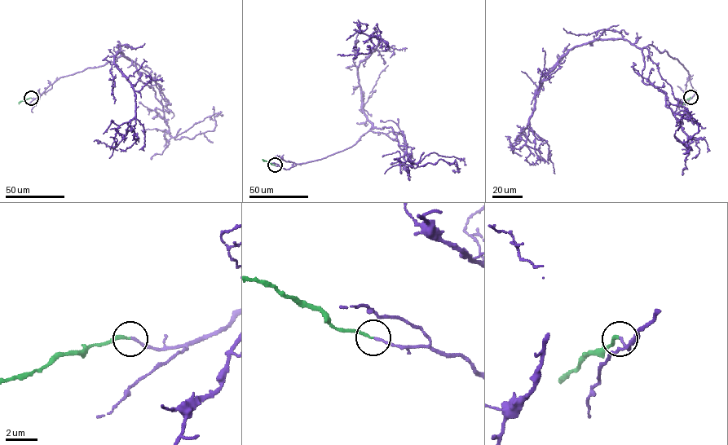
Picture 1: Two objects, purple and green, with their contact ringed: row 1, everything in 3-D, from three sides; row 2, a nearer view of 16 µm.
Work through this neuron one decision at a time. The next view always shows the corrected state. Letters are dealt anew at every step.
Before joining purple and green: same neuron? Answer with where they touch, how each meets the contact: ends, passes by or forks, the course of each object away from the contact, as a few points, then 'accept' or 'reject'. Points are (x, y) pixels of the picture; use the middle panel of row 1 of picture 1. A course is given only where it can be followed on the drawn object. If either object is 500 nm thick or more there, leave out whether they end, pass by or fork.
at (275, 165); purple ends there; green ends there; purple runs (275, 165), (286, 169), (325, 158), (371, 127), (358, 67), (379, 38), (371, 38), (367, 54), (337, 55); green runs (275, 165), (262, 159); reject

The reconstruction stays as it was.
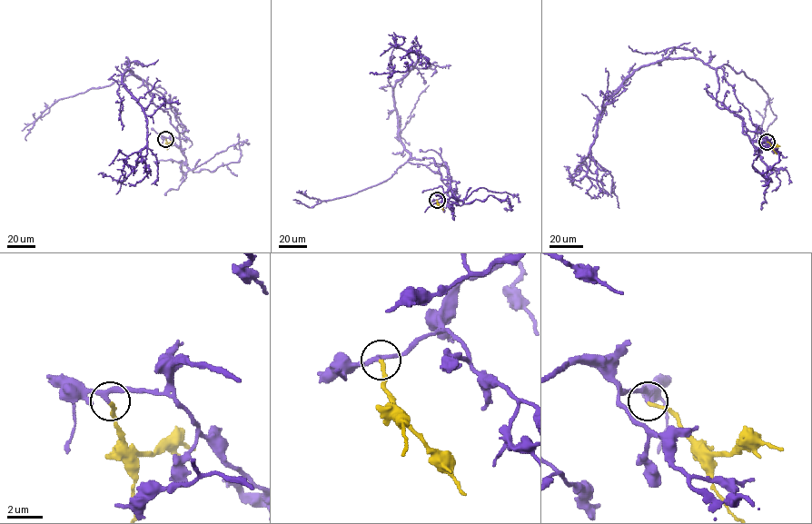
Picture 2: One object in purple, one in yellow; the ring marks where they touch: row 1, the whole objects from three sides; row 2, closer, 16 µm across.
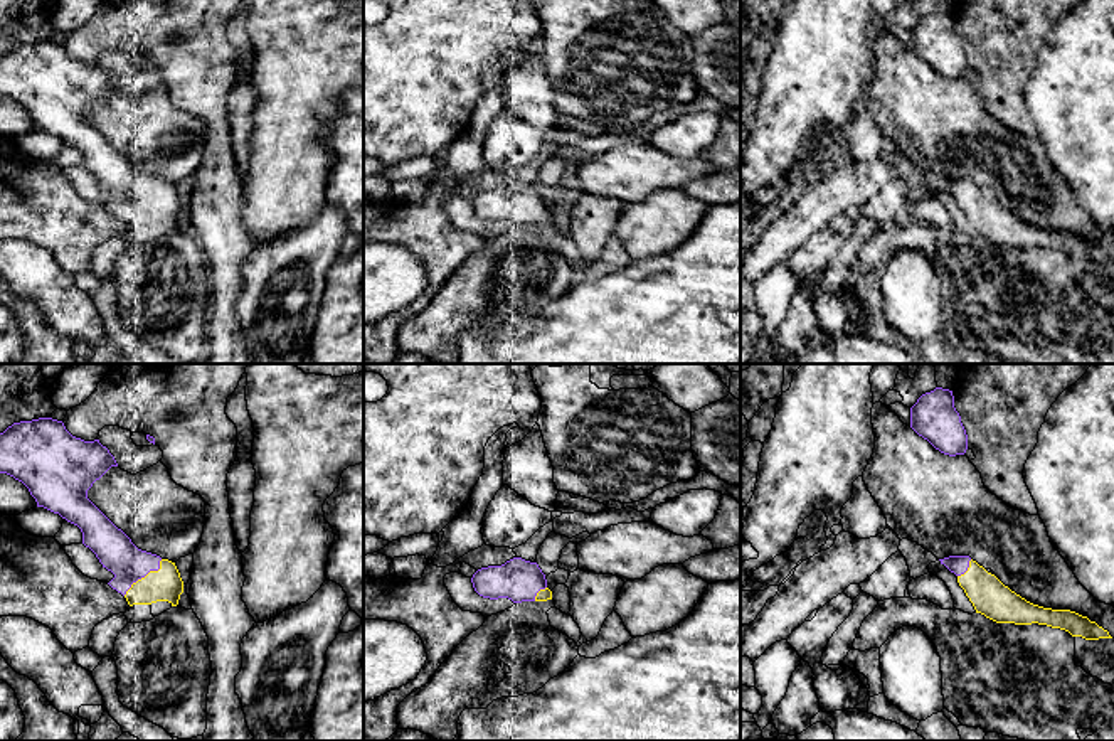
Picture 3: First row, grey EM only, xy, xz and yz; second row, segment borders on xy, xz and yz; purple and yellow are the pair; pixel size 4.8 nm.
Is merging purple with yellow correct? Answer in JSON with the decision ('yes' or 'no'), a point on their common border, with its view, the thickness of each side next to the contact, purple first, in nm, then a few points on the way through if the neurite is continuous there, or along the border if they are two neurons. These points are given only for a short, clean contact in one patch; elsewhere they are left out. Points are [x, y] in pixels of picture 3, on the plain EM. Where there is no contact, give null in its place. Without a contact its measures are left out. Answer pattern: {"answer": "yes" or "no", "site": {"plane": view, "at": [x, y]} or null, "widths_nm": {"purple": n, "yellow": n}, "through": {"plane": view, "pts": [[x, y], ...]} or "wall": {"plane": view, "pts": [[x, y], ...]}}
{"answer": "yes", "site": {"plane": "xy", "at": [143, 199]}, "widths_nm": {"purple": 180, "yellow": 160}}

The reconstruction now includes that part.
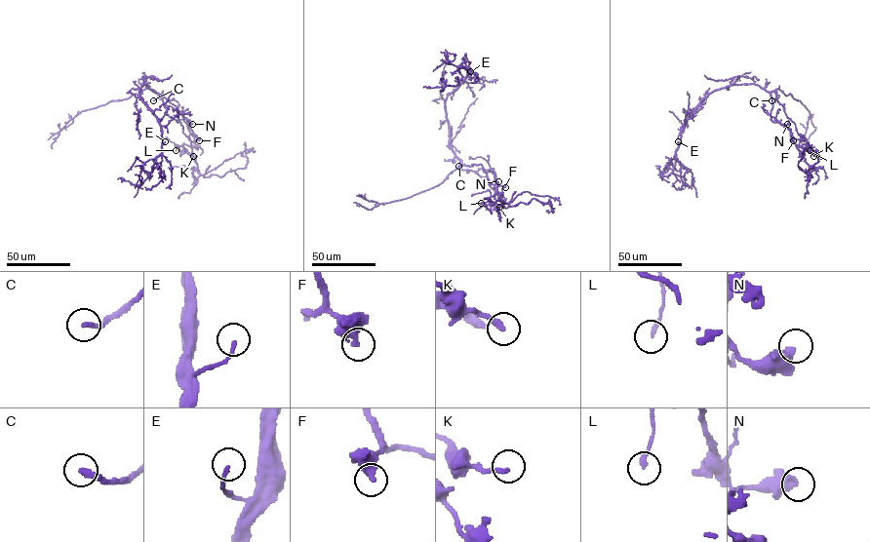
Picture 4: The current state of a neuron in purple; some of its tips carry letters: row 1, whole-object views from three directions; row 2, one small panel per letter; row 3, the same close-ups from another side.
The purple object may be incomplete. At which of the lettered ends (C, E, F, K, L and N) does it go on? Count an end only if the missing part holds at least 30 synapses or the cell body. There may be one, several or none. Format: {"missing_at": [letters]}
{"missing_at": ["C"]}

